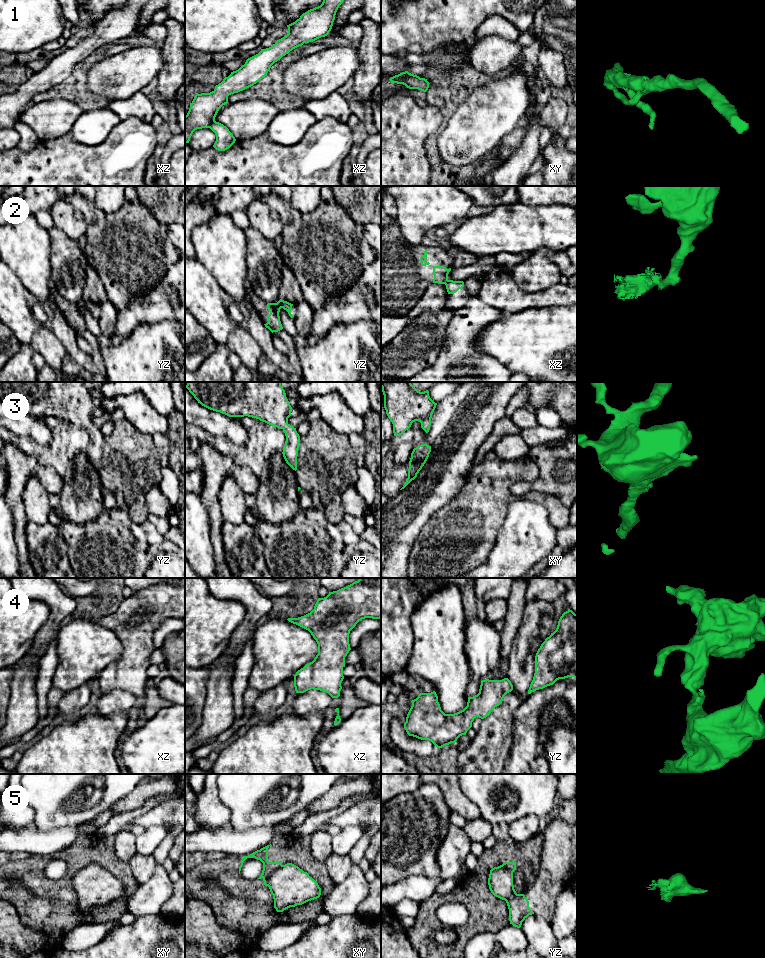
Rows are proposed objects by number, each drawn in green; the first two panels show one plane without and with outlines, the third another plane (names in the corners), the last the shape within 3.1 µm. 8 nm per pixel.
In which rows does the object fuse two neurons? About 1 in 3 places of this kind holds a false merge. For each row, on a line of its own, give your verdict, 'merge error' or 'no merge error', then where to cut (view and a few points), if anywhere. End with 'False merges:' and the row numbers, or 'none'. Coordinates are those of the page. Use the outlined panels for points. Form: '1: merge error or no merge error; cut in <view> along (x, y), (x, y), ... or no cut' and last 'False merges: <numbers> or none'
1: no merge error; no cut
2: merge error; cut in yz along (278, 301), (282, 307)
3: no merge error; no cut
4: no merge error; no cut
5: merge error; cut in xy along (282, 865), (270, 875), (268, 886)
False merges: 2, 5

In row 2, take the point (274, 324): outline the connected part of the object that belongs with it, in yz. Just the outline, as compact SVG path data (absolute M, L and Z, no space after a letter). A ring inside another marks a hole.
M279 302L267 304L267 309L270 311L270 314L267 316L268 322L264 325L272 333L278 332L283 329L279 316L279 312L281 308L282 307Z

